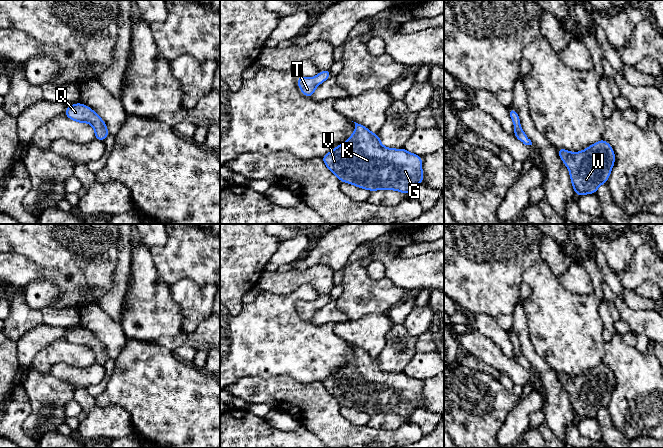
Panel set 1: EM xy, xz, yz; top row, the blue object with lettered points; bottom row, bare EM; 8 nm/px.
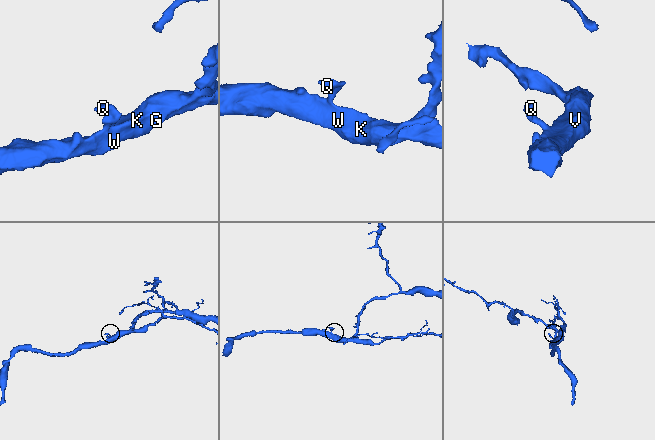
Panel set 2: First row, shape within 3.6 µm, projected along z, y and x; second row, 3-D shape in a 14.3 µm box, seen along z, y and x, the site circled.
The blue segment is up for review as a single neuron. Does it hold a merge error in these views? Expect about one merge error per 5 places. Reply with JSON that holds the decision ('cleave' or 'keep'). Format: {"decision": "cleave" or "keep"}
{"decision": "keep"}

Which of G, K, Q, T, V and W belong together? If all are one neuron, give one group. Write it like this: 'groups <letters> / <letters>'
groups G K Q T V W

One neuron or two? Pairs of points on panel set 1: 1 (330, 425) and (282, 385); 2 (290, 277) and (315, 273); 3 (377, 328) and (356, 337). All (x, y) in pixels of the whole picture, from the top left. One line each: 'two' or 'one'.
1: one
2: one
3: one

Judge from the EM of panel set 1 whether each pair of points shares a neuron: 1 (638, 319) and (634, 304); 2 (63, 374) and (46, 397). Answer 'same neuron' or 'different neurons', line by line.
1: different neurons
2: different neurons

